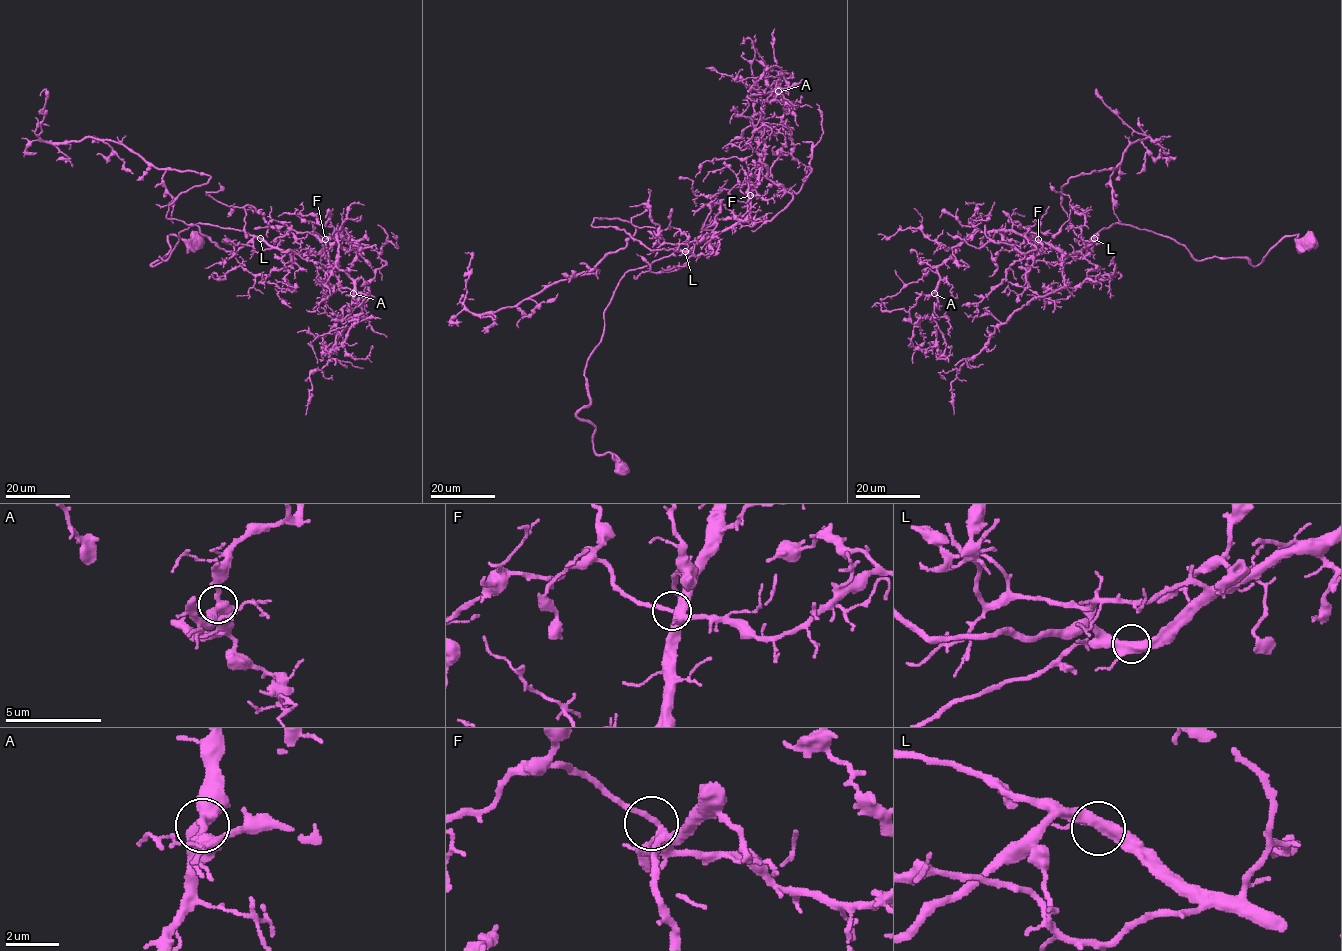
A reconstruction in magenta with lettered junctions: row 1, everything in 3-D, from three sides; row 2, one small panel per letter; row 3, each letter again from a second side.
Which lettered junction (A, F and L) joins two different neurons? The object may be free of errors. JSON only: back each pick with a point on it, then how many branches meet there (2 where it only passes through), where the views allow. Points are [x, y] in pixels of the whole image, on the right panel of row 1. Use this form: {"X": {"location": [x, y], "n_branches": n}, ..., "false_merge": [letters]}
{"false_merge": []}

